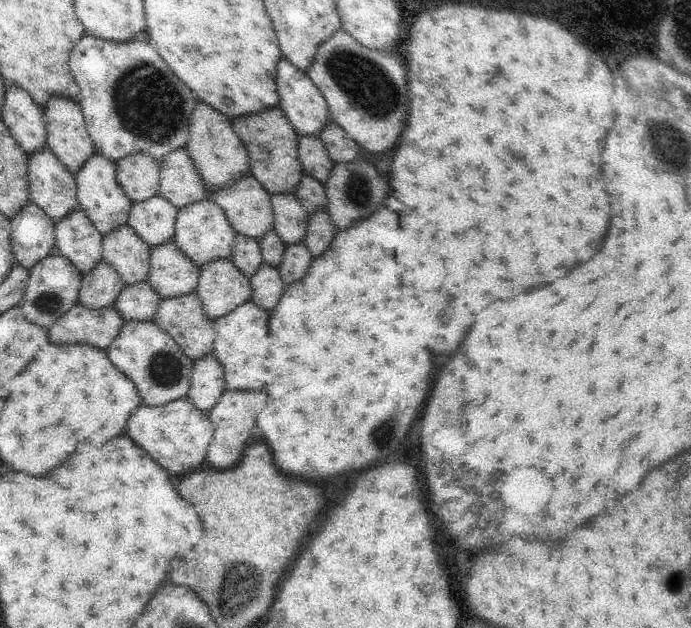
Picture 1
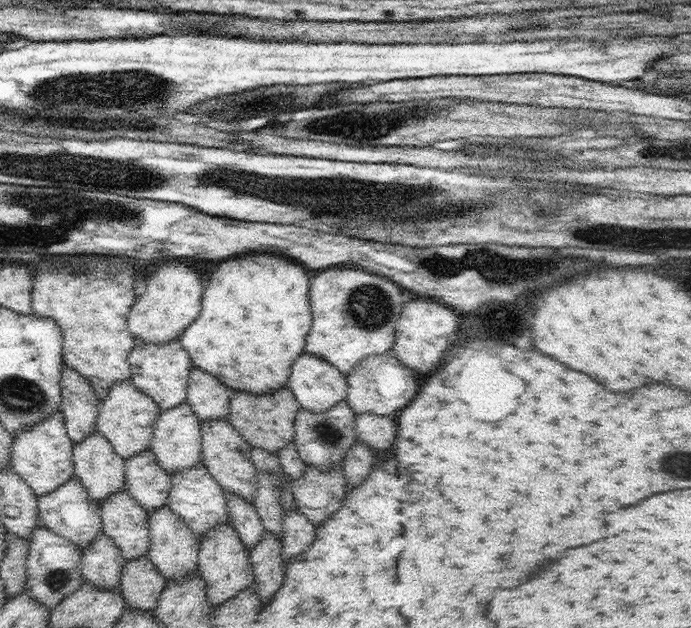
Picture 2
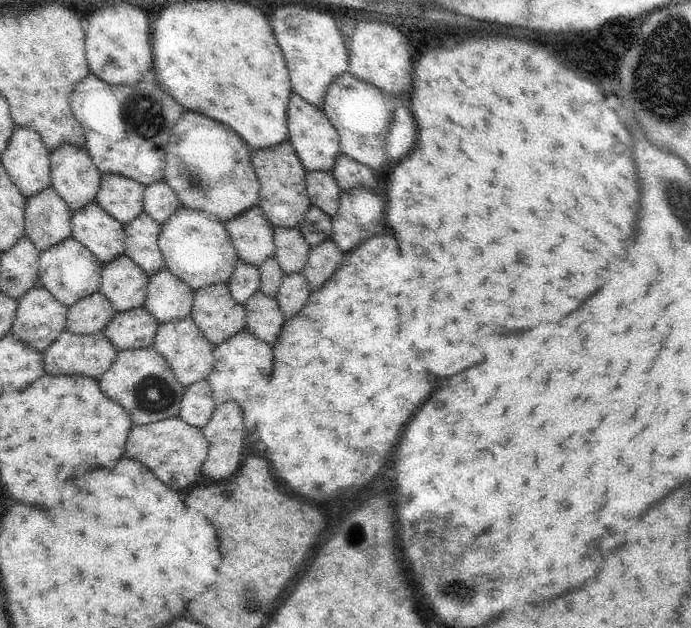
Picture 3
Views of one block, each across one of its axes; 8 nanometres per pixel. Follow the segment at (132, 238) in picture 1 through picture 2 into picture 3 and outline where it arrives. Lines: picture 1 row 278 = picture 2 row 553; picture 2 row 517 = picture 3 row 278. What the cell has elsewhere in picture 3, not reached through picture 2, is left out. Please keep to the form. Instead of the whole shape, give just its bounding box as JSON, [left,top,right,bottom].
[99,254,149,313]

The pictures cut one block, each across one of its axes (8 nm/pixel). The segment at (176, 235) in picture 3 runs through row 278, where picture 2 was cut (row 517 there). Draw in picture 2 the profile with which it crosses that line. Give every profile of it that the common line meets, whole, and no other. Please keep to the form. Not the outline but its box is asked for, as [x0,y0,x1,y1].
[167,463,230,540]

